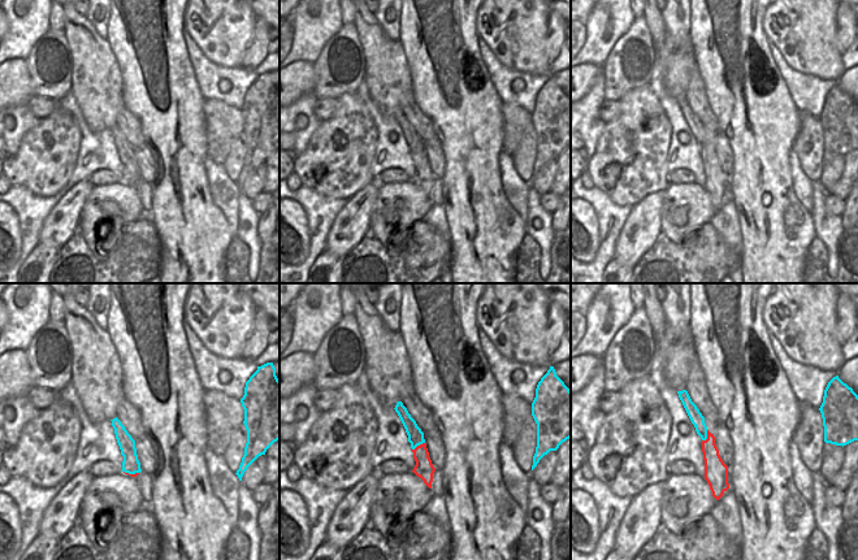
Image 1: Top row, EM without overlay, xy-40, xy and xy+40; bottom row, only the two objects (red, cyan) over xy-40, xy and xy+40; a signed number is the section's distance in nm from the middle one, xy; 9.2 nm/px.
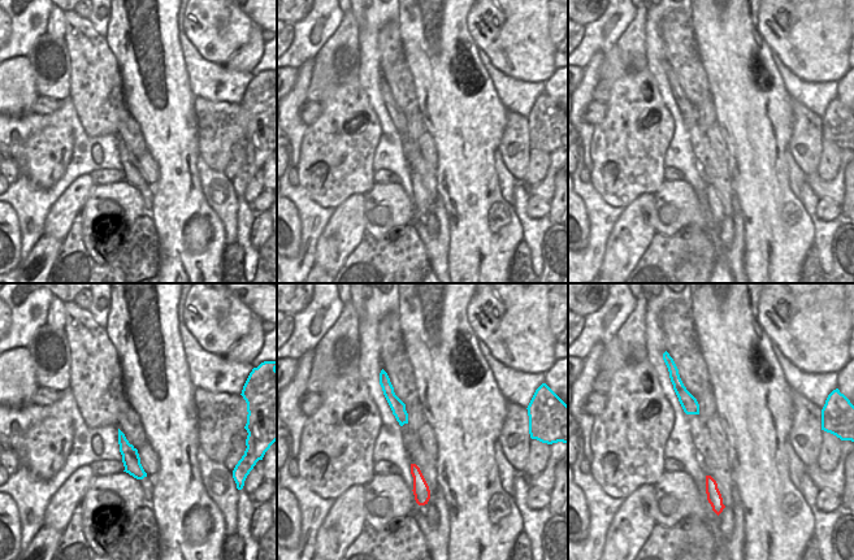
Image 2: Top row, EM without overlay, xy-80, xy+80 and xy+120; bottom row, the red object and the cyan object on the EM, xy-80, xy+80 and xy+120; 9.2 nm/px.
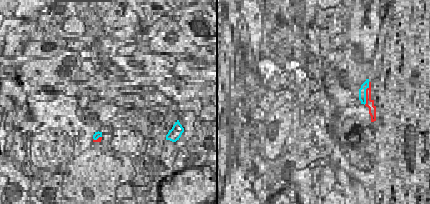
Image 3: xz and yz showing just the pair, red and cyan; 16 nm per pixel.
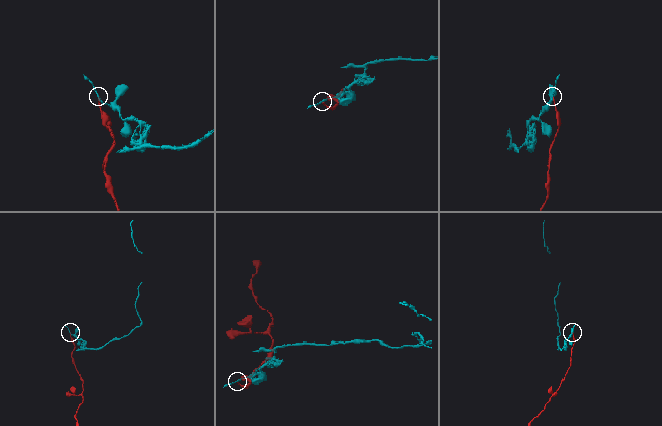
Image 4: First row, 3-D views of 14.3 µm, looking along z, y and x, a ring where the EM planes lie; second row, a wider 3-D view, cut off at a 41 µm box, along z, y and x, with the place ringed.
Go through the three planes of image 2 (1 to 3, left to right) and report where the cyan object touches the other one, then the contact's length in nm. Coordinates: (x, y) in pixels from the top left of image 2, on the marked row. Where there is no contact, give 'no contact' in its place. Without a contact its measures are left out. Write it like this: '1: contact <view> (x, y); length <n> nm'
1: no contact
2: no contact
3: no contact

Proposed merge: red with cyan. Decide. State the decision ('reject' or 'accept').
reject

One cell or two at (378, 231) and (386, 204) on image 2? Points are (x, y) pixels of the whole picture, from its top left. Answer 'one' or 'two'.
one

